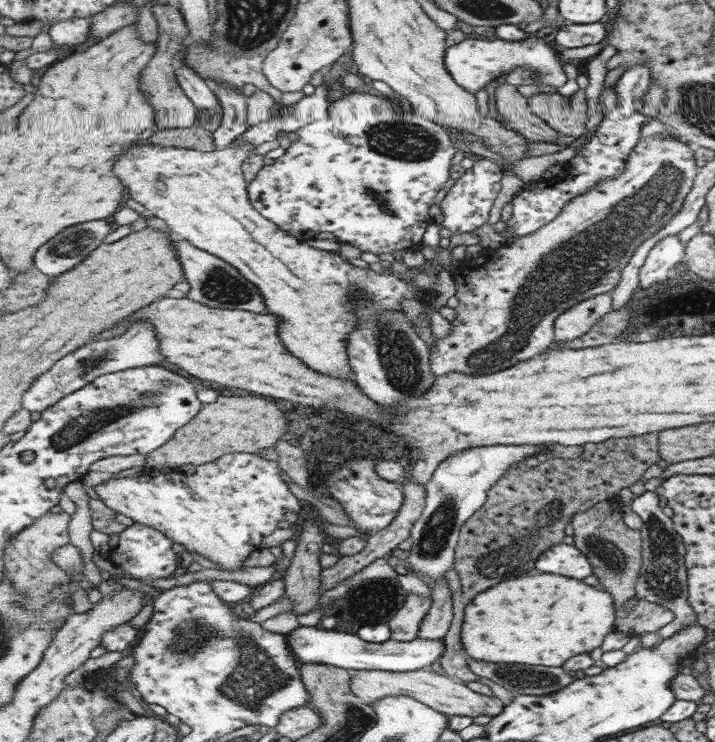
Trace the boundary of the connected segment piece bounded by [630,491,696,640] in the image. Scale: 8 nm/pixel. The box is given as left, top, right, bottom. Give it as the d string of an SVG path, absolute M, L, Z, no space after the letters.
M646 491L642 495L635 496L630 506L643 522L641 527L643 564L636 588L637 597L660 604L661 607L675 613L675 621L656 633L661 640L667 640L696 622L696 616L691 610L691 603L688 599L687 547L683 537L675 528L675 519L669 518L663 512L663 504L660 491Z

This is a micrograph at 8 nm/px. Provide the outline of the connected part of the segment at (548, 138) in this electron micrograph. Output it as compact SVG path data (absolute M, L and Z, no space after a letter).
M499 84L494 100L500 116L512 129L519 131L519 134L523 134L525 137L533 136L533 139L538 143L555 143L556 140L561 138L562 134L559 134L555 128L547 127L534 113L531 113L531 110L529 110L529 100L517 90L516 85Z

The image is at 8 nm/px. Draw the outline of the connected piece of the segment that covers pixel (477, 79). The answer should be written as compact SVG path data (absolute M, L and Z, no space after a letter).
M529 37L520 41L507 41L503 39L481 40L467 38L455 46L446 50L446 67L463 88L477 94L483 90L489 82L496 78L511 74L515 68L520 66L534 70L536 74L535 85L548 84L561 88L567 84L567 76L563 70L559 50L554 49L545 40L538 37Z

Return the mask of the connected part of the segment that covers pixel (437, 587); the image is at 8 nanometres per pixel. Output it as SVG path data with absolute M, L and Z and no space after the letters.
M443 579L428 580L428 586L434 598L433 607L423 621L422 628L419 630L421 640L443 640L453 624L453 590L451 584L444 582Z

